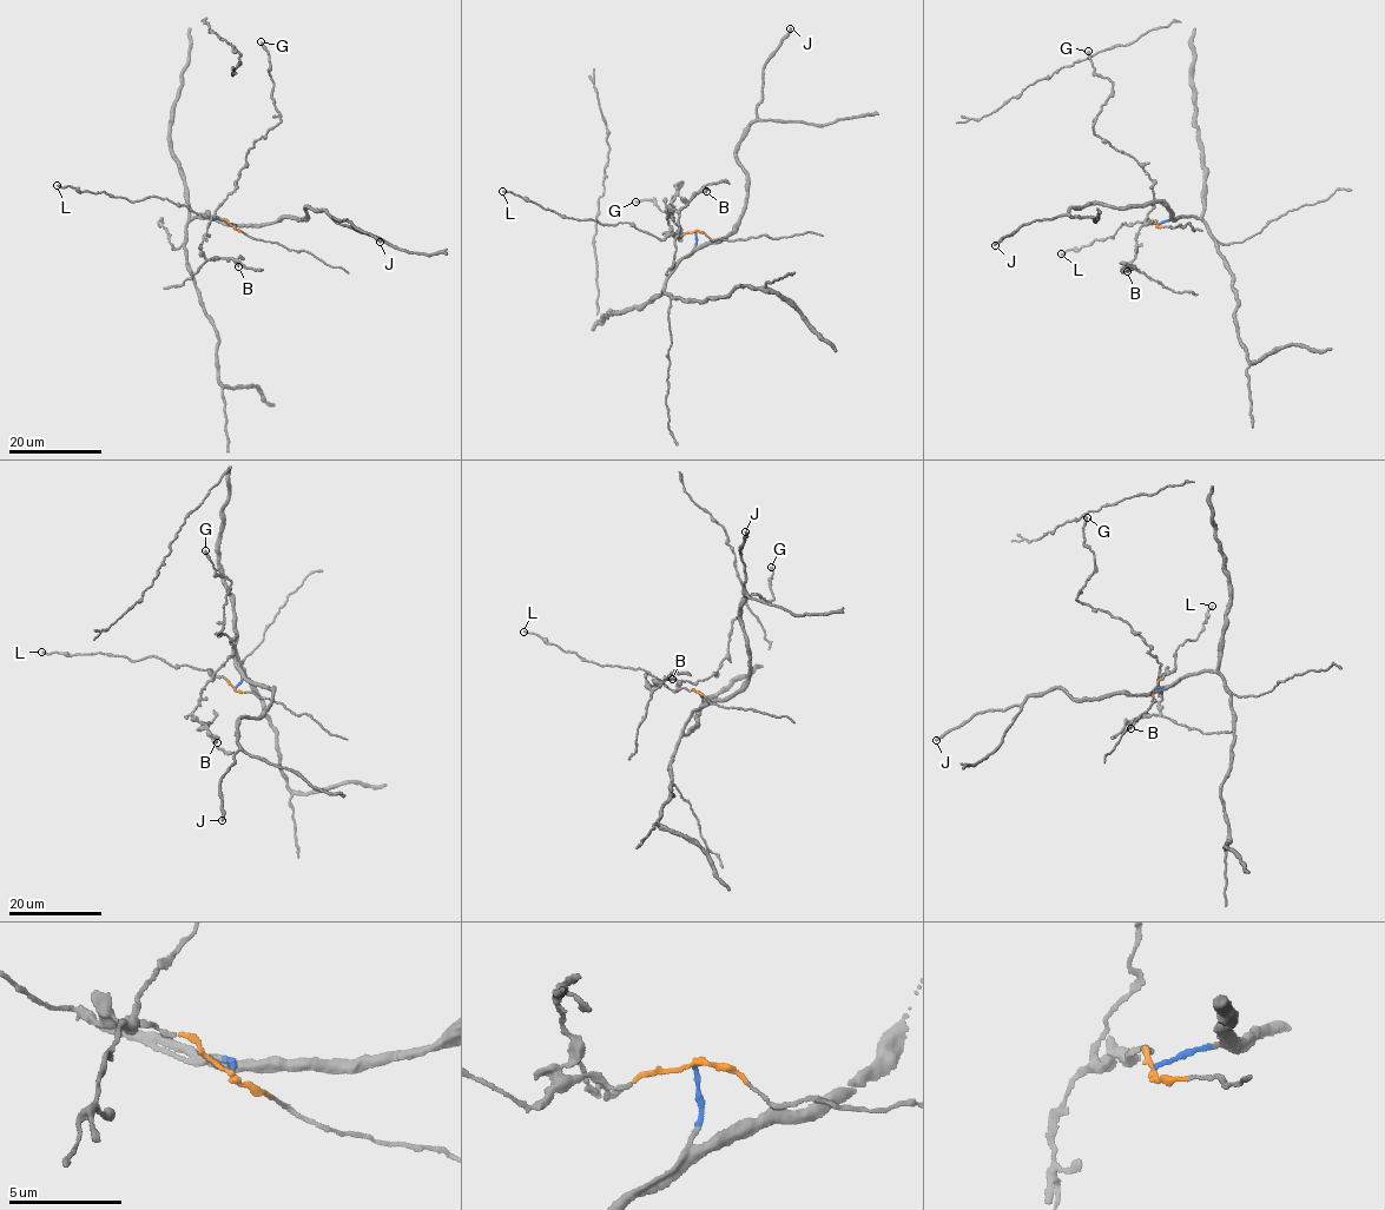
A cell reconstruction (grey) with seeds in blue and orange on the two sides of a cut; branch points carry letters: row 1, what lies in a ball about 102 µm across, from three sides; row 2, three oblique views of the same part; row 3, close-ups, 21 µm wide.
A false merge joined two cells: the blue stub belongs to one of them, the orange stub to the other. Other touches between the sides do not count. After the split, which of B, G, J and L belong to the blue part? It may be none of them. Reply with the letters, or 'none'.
J

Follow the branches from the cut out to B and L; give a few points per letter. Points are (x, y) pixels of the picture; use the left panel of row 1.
B: (233, 226), (213, 217), (200, 246), (205, 257), (228, 257), (238, 266)
L: (233, 226), (221, 218), (206, 217), (159, 197), (147, 196), (136, 202), (104, 192), (57, 185)

